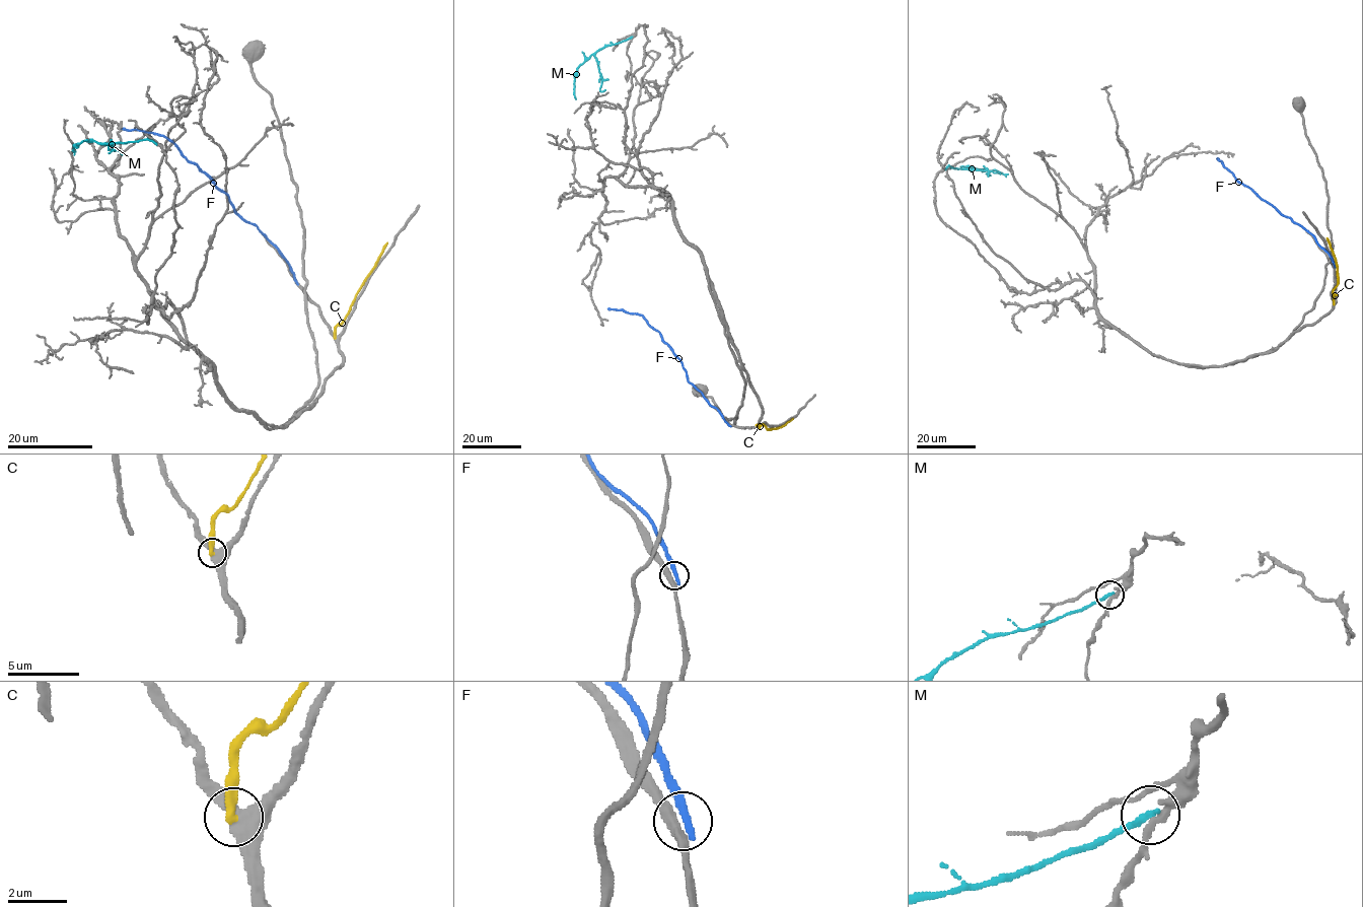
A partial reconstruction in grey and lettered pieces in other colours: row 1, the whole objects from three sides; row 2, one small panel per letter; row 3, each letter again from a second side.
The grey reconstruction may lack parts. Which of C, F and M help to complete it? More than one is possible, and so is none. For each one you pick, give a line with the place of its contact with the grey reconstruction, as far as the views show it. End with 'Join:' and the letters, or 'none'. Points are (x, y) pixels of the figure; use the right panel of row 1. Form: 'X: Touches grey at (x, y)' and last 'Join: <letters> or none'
Join: none

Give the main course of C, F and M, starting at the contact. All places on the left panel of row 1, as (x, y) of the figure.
C: (335, 337), (335, 329), (344, 319), (386, 242)
F: (296, 281), (290, 265), (276, 248), (254, 224), (236, 213), (227, 195), (170, 141), (142, 130), (121, 129)
M: (155, 144), (149, 139), (127, 143), (82, 141), (73, 145), (75, 151)

